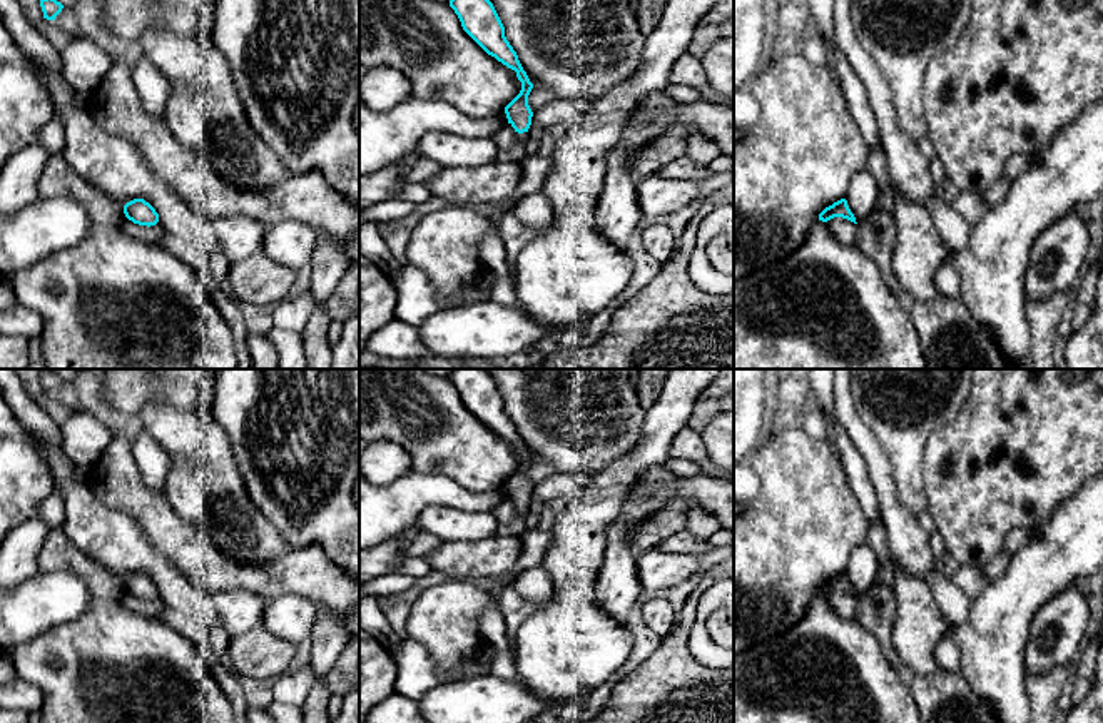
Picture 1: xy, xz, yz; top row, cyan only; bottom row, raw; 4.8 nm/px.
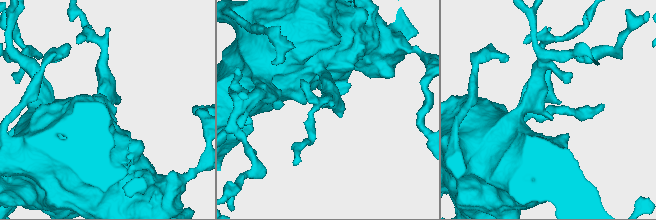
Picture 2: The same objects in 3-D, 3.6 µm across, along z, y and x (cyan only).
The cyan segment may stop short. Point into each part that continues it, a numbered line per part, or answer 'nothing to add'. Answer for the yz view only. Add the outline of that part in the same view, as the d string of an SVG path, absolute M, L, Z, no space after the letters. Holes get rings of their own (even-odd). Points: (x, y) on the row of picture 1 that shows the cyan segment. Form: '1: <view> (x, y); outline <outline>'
nothing to add

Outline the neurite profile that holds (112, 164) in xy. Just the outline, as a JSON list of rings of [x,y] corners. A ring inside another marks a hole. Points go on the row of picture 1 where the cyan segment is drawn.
[[[27,58],[52,100],[55,117],[64,122],[65,140],[60,154],[70,167],[119,202],[122,209],[134,199],[149,202],[169,232],[202,250],[202,259],[211,267],[212,277],[219,287],[224,287],[232,262],[207,234],[209,219],[189,210],[179,195],[145,165],[132,142],[97,127],[87,109],[79,104],[77,90],[64,75]]]

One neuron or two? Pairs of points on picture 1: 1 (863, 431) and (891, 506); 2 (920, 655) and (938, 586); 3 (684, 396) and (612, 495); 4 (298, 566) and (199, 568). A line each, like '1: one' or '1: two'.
1: one
2: two
3: one
4: one

